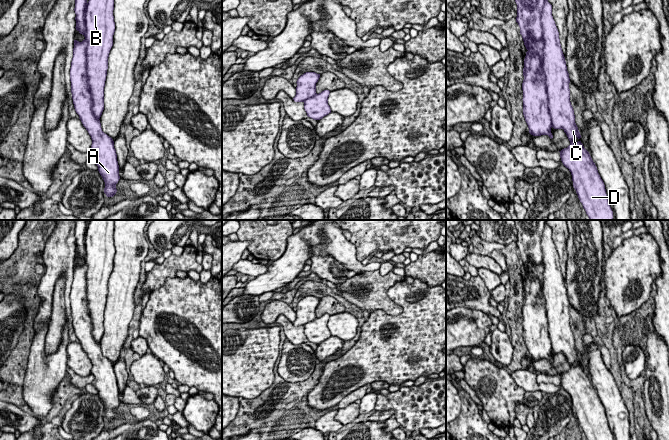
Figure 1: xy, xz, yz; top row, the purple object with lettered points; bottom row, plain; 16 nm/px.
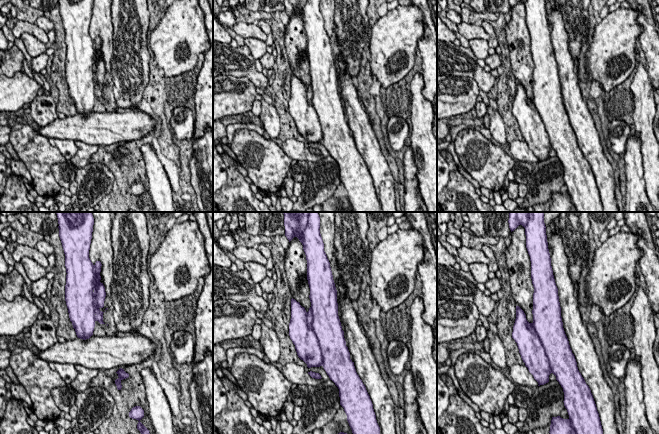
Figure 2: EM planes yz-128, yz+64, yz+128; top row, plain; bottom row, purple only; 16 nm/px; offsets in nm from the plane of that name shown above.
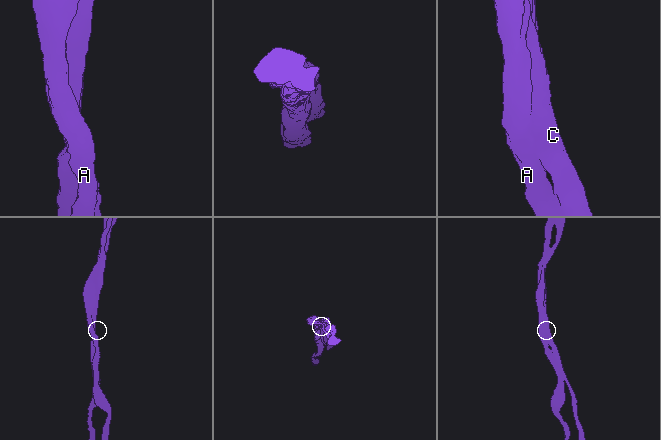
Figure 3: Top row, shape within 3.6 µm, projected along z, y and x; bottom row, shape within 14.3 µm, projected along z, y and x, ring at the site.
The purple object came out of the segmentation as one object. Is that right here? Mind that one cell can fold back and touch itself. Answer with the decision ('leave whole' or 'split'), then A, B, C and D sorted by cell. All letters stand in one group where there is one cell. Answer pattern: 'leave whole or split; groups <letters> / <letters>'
leave whole; groups A B C D

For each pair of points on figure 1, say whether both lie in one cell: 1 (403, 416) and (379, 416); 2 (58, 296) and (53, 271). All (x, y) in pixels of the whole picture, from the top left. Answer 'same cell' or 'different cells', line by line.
1: different cells
2: different cells

